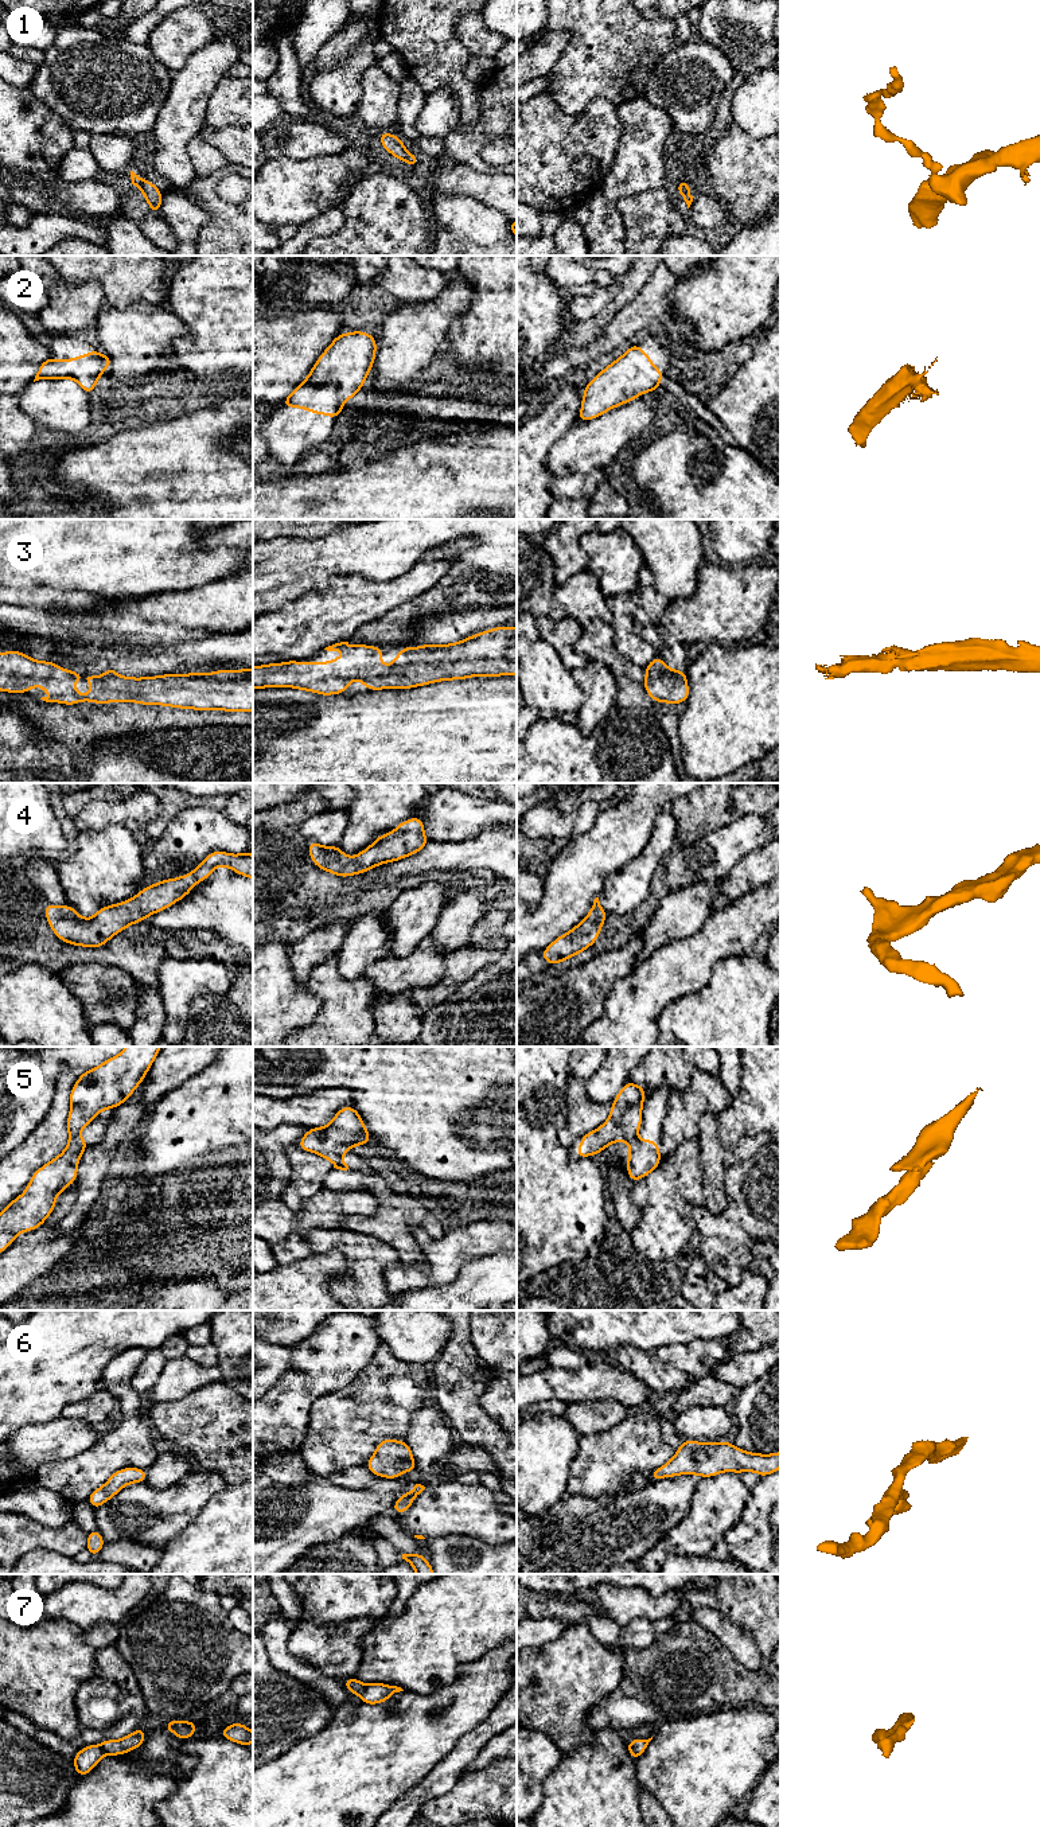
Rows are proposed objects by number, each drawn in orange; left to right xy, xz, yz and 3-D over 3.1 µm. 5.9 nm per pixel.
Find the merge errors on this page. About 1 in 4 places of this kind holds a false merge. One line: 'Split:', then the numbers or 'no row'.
Split: 5

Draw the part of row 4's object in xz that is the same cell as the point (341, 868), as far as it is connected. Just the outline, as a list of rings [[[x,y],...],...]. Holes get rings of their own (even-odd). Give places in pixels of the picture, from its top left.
[[[418,817],[406,819],[354,857],[347,857],[339,845],[320,846],[316,841],[308,841],[309,857],[318,868],[340,877],[365,873],[377,865],[398,861],[422,850],[429,842],[424,826]]]

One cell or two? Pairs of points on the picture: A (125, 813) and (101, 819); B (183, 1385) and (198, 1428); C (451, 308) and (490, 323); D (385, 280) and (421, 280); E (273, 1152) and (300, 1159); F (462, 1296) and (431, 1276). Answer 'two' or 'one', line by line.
A: one
B: two
C: two
D: one
E: two
F: two

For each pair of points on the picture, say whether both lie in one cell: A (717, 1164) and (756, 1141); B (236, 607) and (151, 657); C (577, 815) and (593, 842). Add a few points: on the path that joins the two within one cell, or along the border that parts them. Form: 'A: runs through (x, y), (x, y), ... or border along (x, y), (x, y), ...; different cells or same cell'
A: runs through (727, 1156), (747, 1148); same cell
B: border along (205, 631), (190, 634), (171, 643), (144, 646); different cells
C: border along (608, 809), (596, 817), (589, 829), (569, 840); different cells

